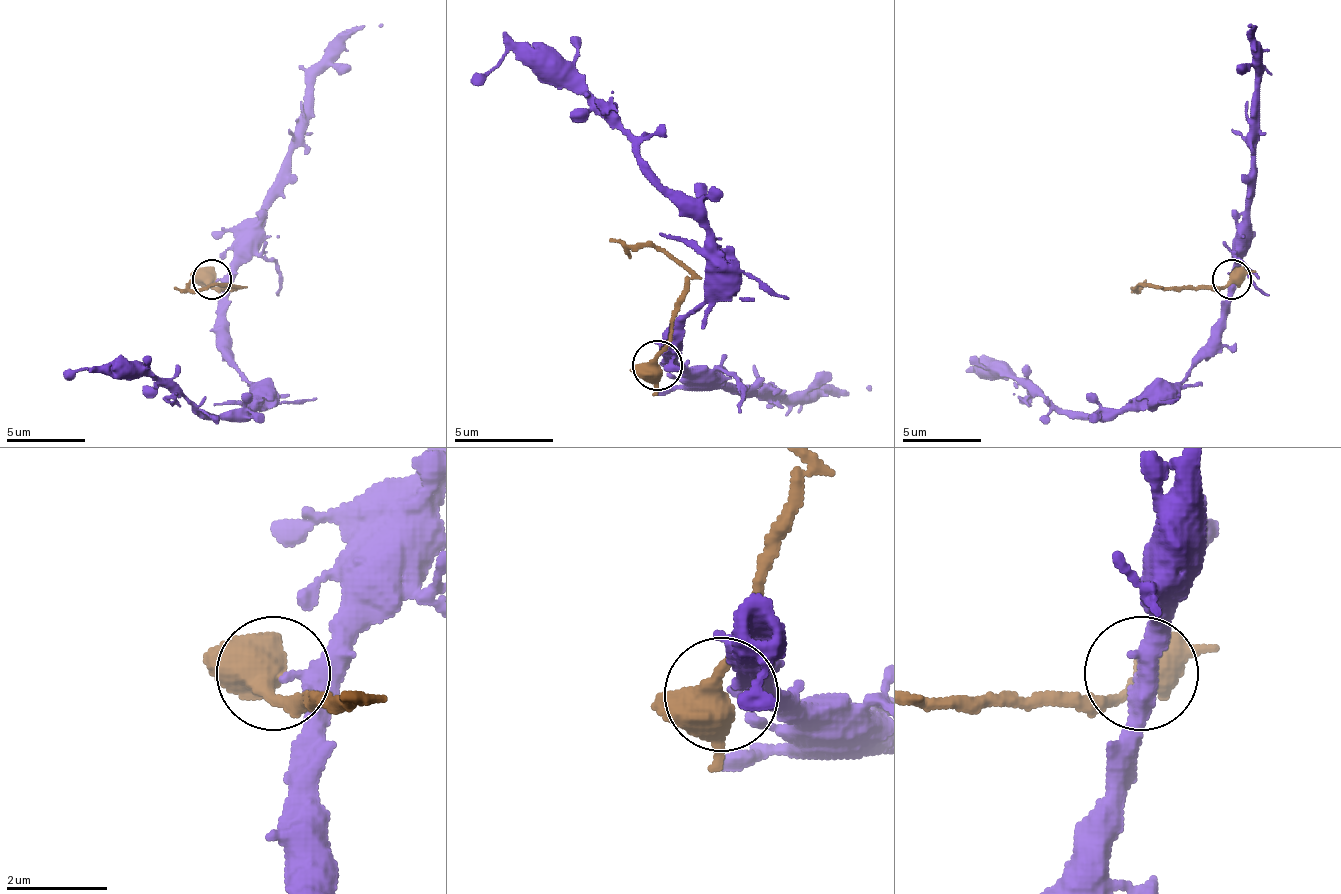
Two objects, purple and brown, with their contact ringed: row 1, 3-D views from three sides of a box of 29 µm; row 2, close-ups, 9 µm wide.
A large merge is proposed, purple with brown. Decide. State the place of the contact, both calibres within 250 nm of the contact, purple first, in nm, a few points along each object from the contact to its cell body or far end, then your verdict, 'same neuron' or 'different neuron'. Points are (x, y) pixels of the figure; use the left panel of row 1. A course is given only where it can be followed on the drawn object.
(212, 279) | 280/400 nm | purple via (213, 280), (224, 292), (224, 351), (252, 383), (244, 411), (201, 415), (149, 375), (82, 367), (62, 375) | brown via (213, 280), (217, 288), (236, 288), (217, 284), (173, 288) | different neuron

